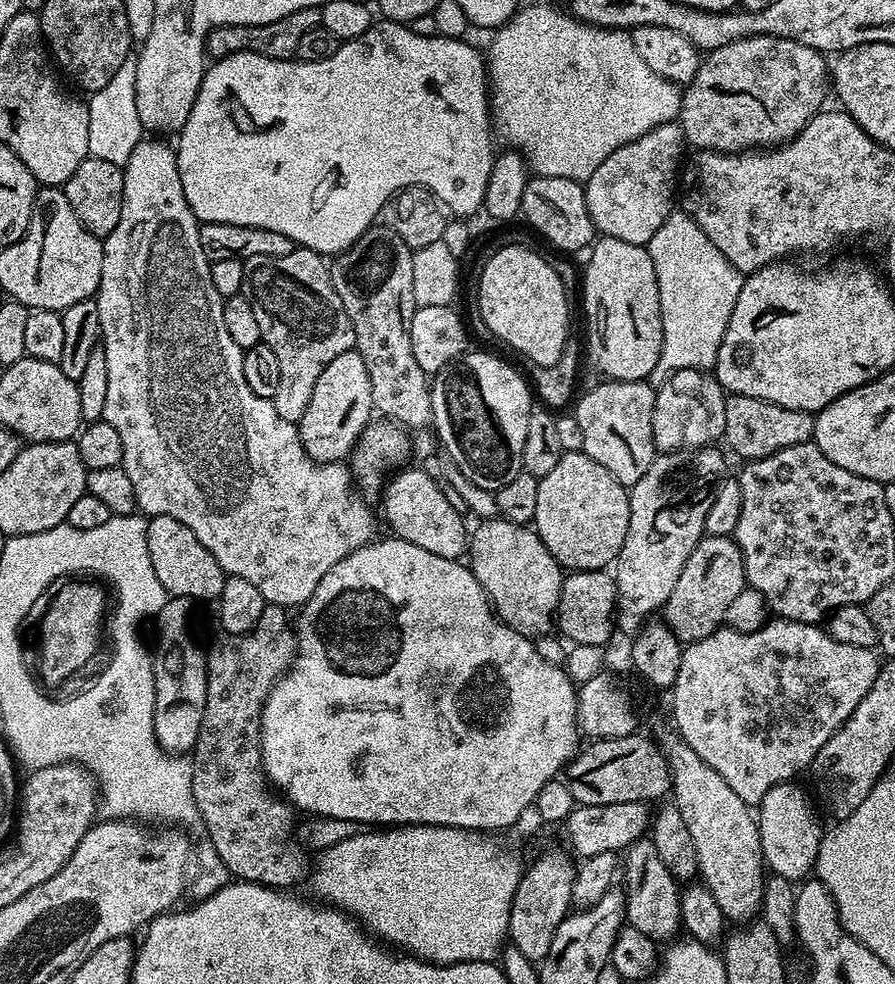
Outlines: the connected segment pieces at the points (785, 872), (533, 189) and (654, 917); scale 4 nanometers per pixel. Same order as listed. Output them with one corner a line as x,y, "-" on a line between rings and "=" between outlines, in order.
788,781
771,787
760,800
756,812
760,845
767,869
773,875
793,882
805,879
815,869
824,833
811,793
808,794
799,784
=
533,175
526,186
526,194
522,194
520,211
523,219
528,219
529,226
538,235
545,236
554,247
564,252
583,253
597,235
590,210
586,210
584,184
579,180
=
651,839
635,840
622,856
622,887
624,890
624,915
634,930
642,930
657,942
671,941
681,931
680,894
681,885
675,876
666,870
658,850
654,850

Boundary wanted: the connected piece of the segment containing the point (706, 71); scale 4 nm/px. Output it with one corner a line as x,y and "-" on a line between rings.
751,36
711,49
680,98
678,123
685,141
693,149
709,152
771,150
787,144
825,107
824,99
830,96
830,64
824,60
825,53
802,46
802,42
773,36

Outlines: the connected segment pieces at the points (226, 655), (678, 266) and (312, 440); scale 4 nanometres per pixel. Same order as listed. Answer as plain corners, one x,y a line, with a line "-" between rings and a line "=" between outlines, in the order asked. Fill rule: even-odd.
265,603
262,618
258,618
258,626
254,626
252,632
224,632
212,645
207,645
206,706
196,746
190,753
194,802
200,815
199,823
204,824
208,831
207,843
218,850
218,858
222,858
226,870
237,881
265,884
268,888
281,890
295,889
295,884
302,883
310,876
308,860
304,857
305,849
296,848
294,824
292,828
294,809
283,795
270,790
270,781
264,775
264,763
260,761
260,715
264,703
277,680
292,667
292,661
296,659
296,634
293,621
290,616
288,620
288,616
289,613
280,605
=
676,211
669,214
662,226
658,226
654,238
650,238
646,245
658,278
664,331
662,354
650,377
656,386
678,370
708,370
715,365
718,346
722,346
730,314
734,314
734,302
738,302
745,281
741,272
724,257
722,250
702,234
698,222
694,222
687,212
=
355,350
346,354
338,354
338,358
334,358
334,362
330,362
330,366
326,366
326,370
322,370
322,374
318,374
318,382
314,382
314,394
310,394
310,403
306,406
306,414
302,414
298,425
300,429
300,441
311,460
317,460
319,464
339,464
351,457
353,449
356,448
358,438
364,432
365,428
368,427
373,416
374,409
372,407
372,391
370,390
370,374
366,374
366,362
360,357
359,352

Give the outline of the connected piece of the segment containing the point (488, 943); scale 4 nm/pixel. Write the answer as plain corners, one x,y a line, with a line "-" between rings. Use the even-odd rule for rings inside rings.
405,824
403,826
388,826
383,830
362,830
354,838
346,838
346,842
338,842
338,846
336,848
327,849
326,854
319,857
319,860
321,859
320,869
318,869
317,872
315,869
314,872
314,880
316,876
316,888
321,892
322,895
325,896
326,899
333,900
333,902
336,903
342,911
349,912
347,914
349,917
359,920
373,937
379,938
381,941
389,940
389,942
384,942
387,942
389,945
391,945
393,949
403,950
405,953
407,953
407,955
415,956
417,960
427,960
430,964
457,964
458,962
478,962
479,960
492,962
501,955
501,949
504,948
506,944
508,923
510,922
510,906
512,905
512,899
514,898
514,890
518,890
518,882
520,881
520,877
522,875
522,867
520,868
519,862
516,861
506,849
499,848
499,846
496,845
495,842
492,841
488,836
491,835
485,834
480,830
473,830
471,828
447,828
441,824

